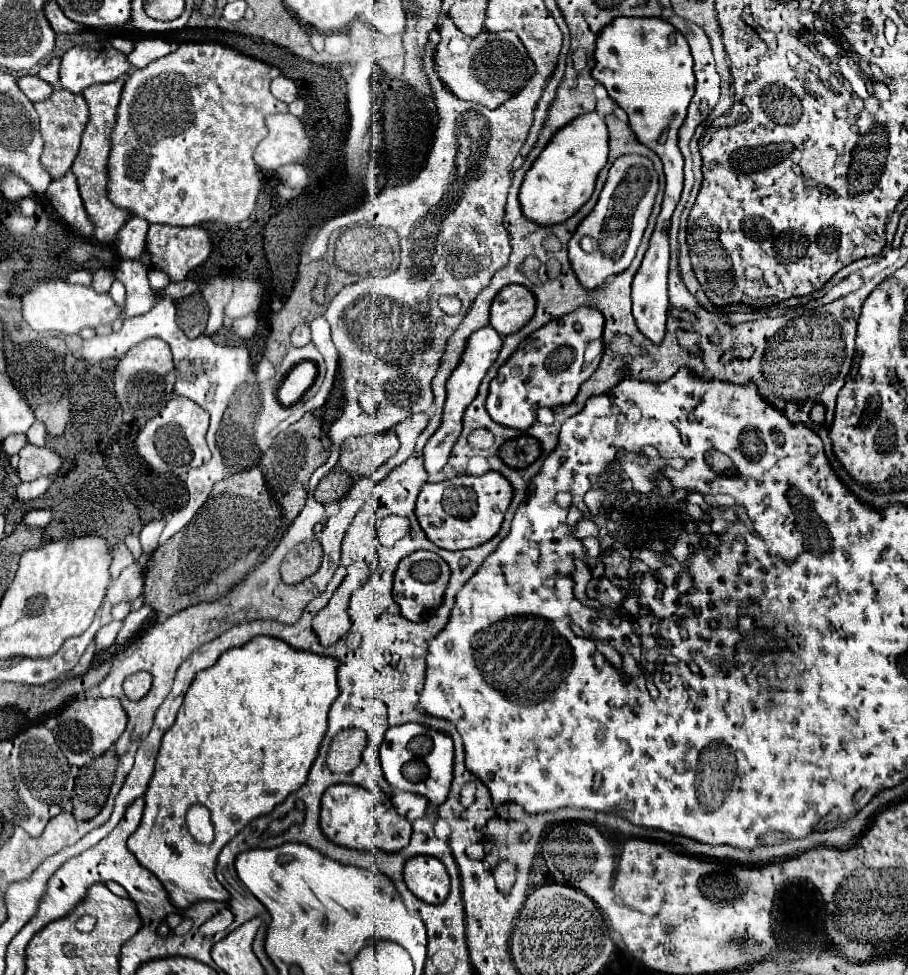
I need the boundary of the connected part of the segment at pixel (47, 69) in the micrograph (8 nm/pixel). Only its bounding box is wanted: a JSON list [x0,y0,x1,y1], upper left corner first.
[38,56,60,86]

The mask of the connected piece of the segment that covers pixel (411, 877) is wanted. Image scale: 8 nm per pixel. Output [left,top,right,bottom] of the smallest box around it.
[404,856,450,904]

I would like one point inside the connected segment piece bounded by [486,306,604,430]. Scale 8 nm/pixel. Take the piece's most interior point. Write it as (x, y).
(547, 369)

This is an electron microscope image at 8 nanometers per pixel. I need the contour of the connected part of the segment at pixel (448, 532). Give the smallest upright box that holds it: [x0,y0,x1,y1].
[416,470,514,550]

